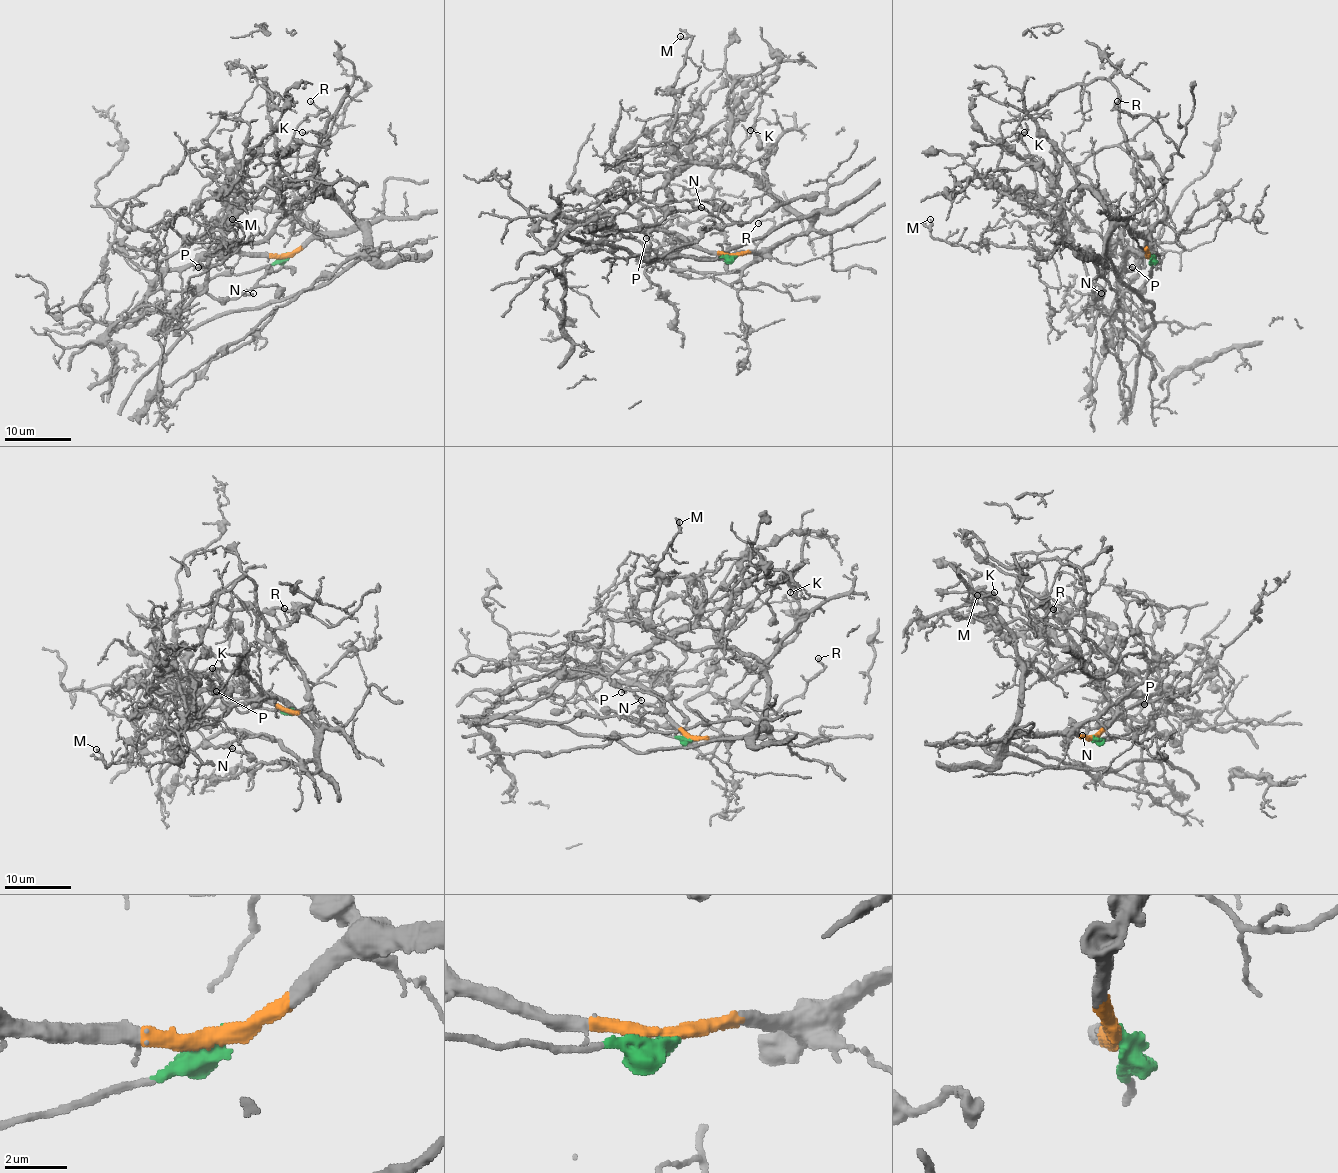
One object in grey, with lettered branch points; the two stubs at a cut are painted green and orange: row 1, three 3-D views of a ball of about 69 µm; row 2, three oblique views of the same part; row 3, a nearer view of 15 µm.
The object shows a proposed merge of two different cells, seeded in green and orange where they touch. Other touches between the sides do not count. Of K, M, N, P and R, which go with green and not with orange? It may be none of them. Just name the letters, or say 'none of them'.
N

